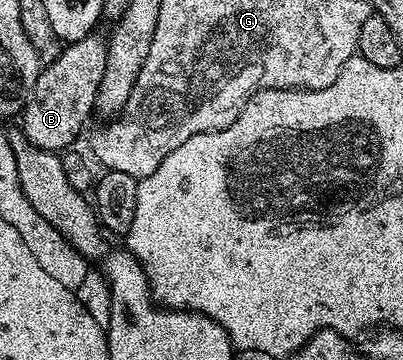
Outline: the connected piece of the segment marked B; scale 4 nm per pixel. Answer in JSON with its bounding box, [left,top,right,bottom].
[20,34,107,153]

